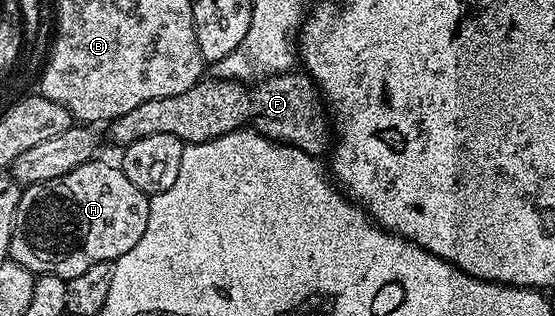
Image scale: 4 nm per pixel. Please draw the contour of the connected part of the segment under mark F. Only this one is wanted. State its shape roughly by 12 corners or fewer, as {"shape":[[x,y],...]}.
{"shape":[[300,70],[202,78],[111,121],[201,144],[244,129],[323,157],[330,124]]}

